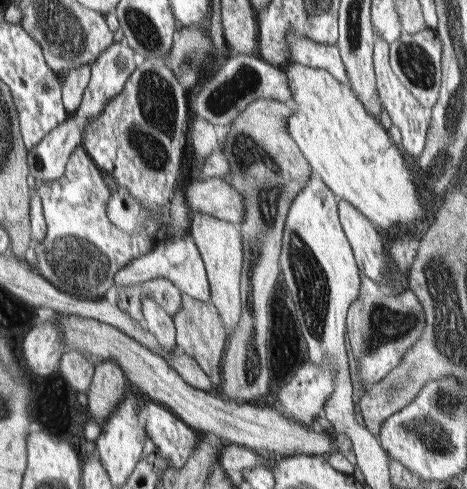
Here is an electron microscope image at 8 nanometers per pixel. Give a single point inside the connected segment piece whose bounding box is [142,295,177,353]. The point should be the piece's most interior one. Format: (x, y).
(158, 323)

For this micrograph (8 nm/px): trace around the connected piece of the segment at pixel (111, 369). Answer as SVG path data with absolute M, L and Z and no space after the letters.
M106 359L95 366L87 391L88 415L91 420L104 424L115 406L125 397L128 387L122 368L114 360Z

